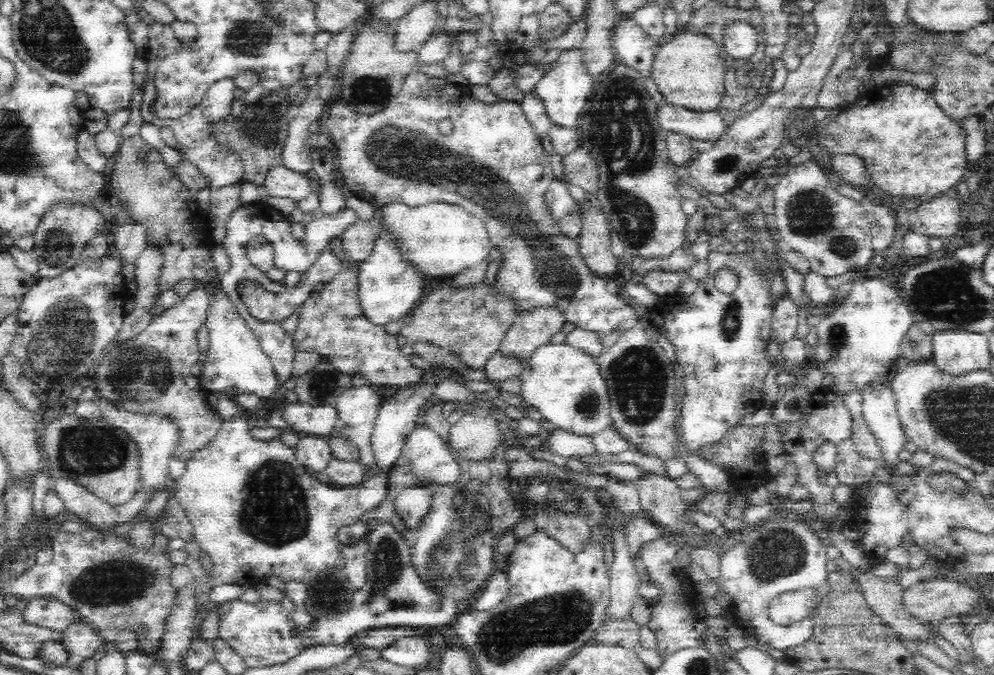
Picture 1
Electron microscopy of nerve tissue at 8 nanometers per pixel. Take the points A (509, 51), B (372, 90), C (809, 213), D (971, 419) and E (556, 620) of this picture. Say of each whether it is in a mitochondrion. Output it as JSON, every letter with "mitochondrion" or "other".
{"A":"other","B":"mitochondrion","C":"mitochondrion","D":"mitochondrion","E":"mitochondrion"}

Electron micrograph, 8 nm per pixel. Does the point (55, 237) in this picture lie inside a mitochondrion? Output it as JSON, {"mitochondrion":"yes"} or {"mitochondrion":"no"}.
{"mitochondrion":"yes"}

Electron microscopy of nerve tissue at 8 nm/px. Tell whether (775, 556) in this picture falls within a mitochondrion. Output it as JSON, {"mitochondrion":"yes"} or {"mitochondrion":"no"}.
{"mitochondrion":"yes"}

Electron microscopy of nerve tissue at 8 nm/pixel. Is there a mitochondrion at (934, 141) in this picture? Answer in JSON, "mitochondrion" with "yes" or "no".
{"mitochondrion":"yes"}

